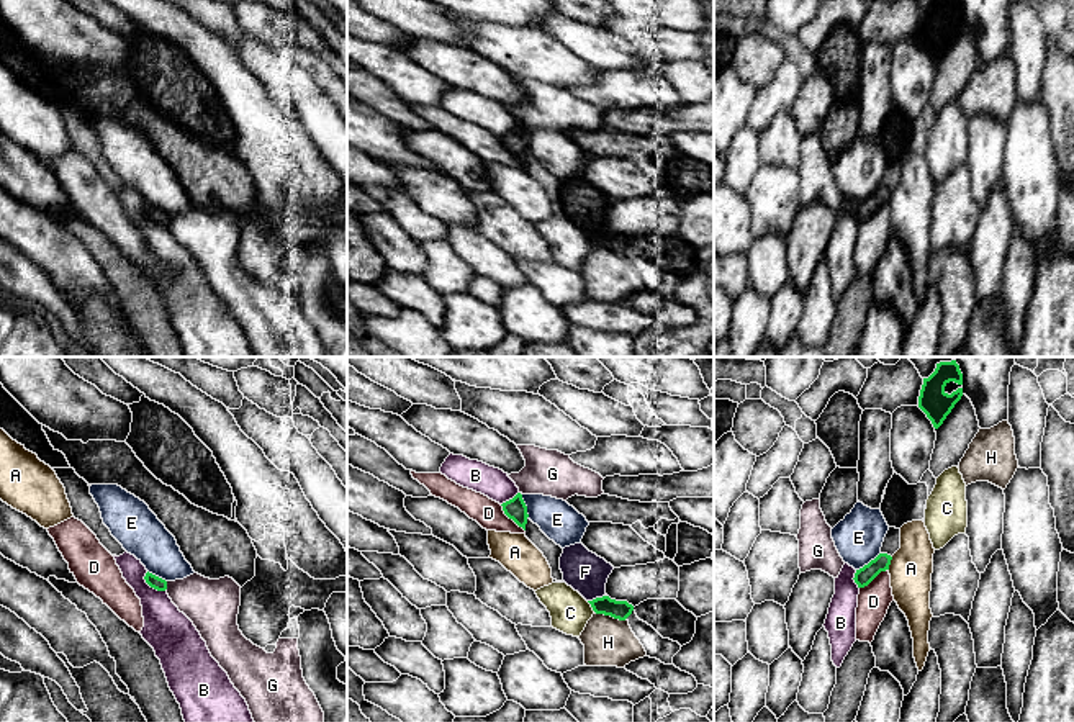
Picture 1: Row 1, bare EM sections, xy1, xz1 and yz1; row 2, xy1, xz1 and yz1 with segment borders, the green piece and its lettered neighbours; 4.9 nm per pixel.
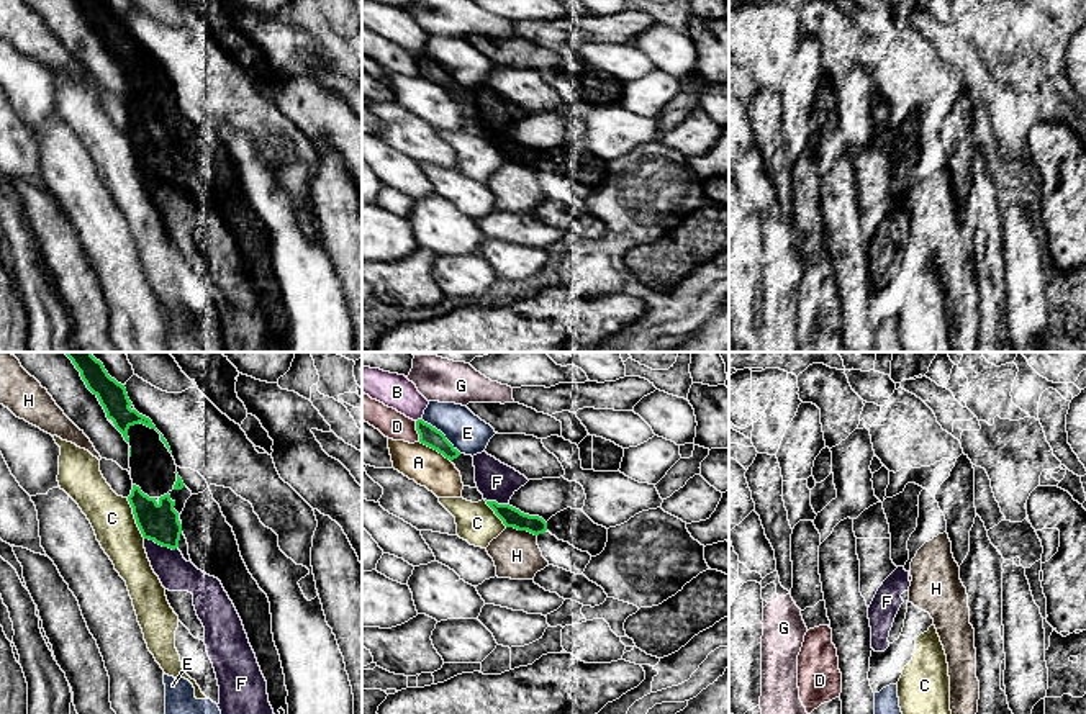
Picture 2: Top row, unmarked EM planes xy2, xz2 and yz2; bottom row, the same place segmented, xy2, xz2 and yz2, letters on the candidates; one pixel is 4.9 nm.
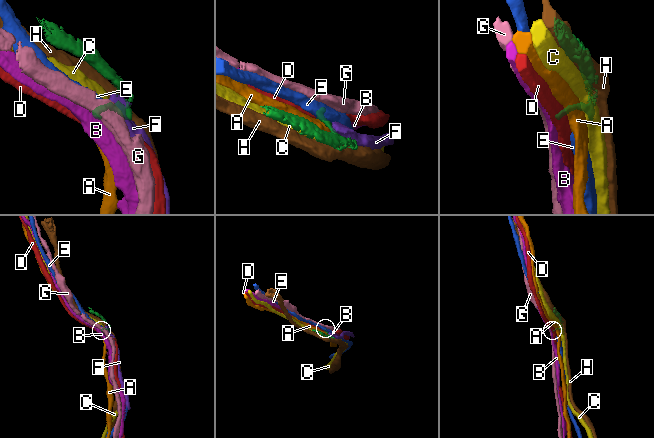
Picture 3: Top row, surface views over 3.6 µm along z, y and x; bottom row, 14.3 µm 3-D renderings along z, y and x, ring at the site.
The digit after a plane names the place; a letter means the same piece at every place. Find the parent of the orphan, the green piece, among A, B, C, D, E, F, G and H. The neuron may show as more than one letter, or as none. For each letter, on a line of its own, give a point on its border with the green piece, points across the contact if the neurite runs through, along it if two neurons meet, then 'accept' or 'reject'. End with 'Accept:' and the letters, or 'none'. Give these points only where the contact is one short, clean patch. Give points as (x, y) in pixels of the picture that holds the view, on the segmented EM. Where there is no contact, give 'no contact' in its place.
A: contact xz2 (436, 449); border xz2 (420, 441), (441, 452), (451, 462); reject
B: contact xy1 (151, 586); border xy1 (146, 572), (144, 580), (164, 591); reject
C: contact xy2 (135, 518); border xy2 (126, 498), (135, 523), (144, 537); reject
D: contact xz1 (511, 518); border xz1 (500, 505), (524, 531); reject
E: contact xz2 (441, 433); border xz2 (421, 418), (434, 426), (461, 452); reject
F: contact xy2 (161, 544); reject
G: contact xy1 (166, 586); border xy1 (167, 582), (164, 590); reject
H: contact xz1 (611, 616); border xz1 (595, 611), (626, 619); reject
Accept: none

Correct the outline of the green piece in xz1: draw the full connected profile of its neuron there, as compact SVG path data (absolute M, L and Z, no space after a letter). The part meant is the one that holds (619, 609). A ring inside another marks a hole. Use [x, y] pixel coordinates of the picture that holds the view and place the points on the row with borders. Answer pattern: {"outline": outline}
{"outline": "M609 596L596 598L588 602L591 604L596 614L611 616L619 620L625 620L634 611L634 606L629 604L627 601L616 601L611 599Z"}

